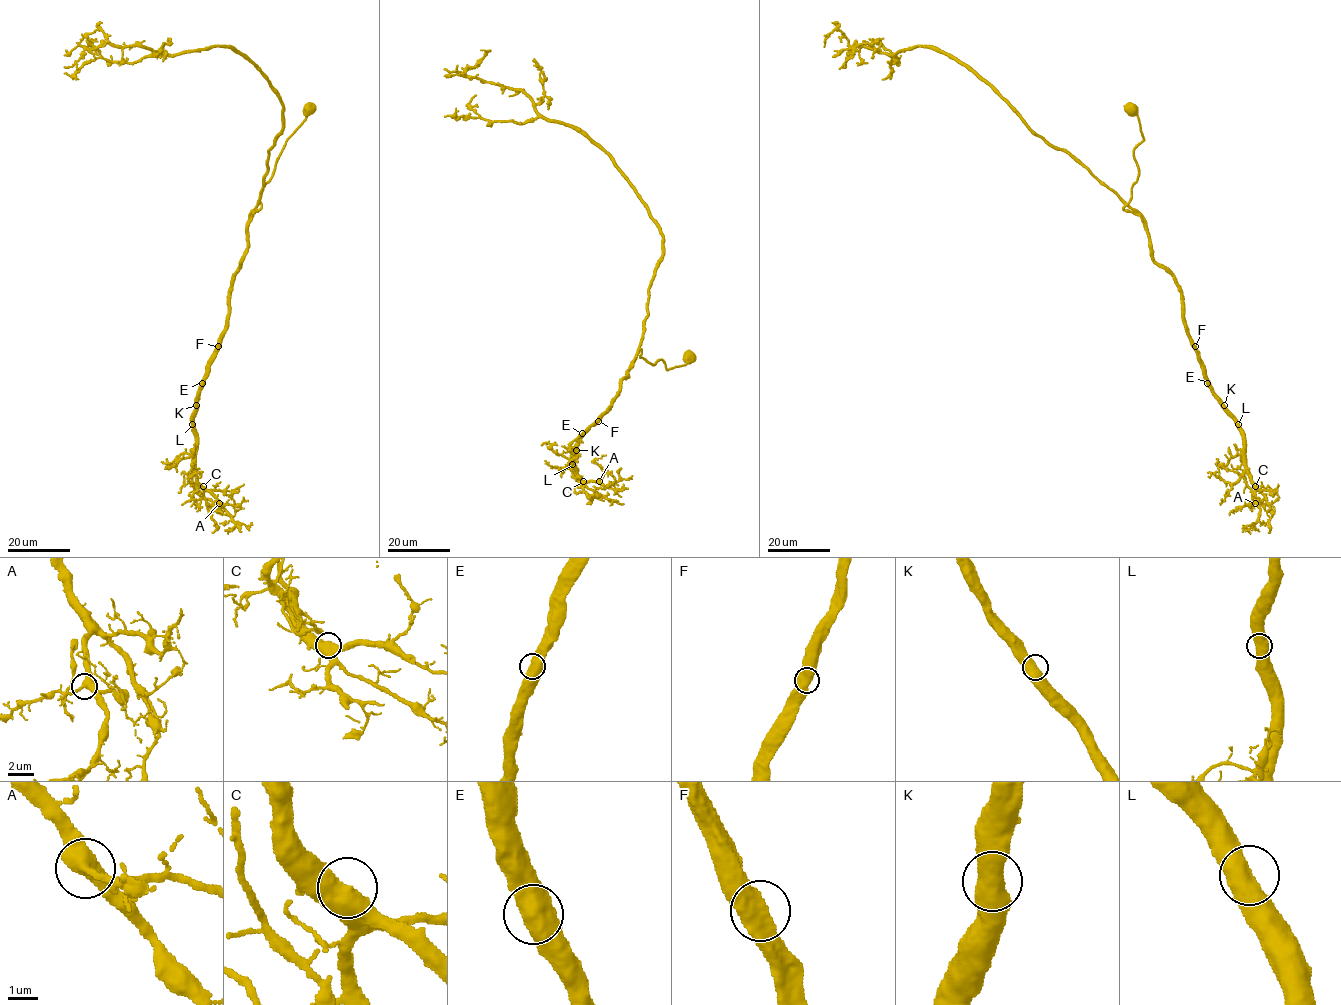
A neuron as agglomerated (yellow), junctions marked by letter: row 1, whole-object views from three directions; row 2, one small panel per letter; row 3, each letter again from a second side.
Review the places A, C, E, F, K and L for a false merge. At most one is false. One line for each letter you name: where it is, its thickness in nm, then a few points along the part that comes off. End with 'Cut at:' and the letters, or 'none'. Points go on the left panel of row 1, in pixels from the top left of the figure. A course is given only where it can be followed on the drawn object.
Cut at: none

